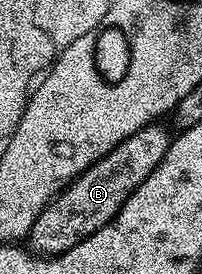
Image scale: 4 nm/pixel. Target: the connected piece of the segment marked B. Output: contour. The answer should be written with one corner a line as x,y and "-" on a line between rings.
162,123
146,124
137,134
129,134
125,142
113,146
105,158
101,158
89,170
80,174
73,183
67,185
58,196
55,196
37,214
37,222
33,222
29,237
30,251
40,256
56,256
89,238
101,226
105,226
121,210
121,206
153,174
157,162
165,158
173,139
172,133
162,128

